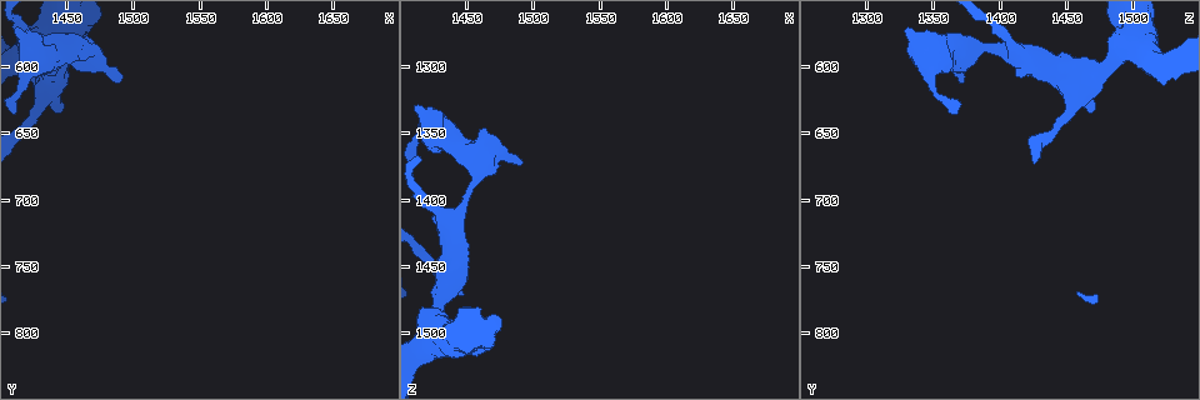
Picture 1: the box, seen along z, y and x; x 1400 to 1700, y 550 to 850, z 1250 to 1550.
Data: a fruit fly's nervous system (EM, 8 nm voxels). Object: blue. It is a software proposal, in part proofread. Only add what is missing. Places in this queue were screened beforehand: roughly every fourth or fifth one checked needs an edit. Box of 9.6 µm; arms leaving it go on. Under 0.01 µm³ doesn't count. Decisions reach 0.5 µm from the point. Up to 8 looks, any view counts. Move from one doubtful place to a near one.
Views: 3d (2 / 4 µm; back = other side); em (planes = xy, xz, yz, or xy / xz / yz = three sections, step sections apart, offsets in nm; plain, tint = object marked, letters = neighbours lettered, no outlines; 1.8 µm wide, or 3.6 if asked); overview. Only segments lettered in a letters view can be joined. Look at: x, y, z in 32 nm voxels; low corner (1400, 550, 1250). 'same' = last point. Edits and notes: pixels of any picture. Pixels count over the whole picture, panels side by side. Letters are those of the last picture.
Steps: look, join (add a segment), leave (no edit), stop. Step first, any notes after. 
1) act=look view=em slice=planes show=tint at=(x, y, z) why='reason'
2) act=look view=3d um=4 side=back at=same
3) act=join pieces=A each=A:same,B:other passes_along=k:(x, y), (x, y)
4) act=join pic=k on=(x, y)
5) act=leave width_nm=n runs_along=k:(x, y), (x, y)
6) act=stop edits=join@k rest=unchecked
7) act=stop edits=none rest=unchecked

act=look view=3d um=2 at=(1490, 614, 1372) why='branch stops here'

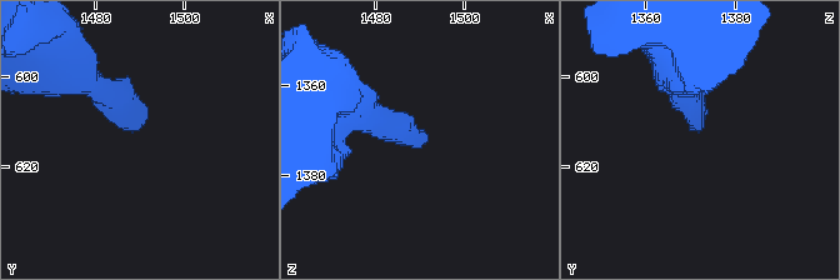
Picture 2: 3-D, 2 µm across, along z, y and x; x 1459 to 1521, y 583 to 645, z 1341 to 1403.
act=look view=em slice=planes show=letters at=(1489, 612, 1370) why='shape alone is not enough'

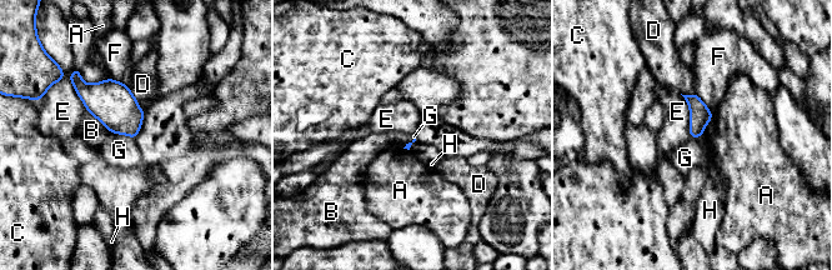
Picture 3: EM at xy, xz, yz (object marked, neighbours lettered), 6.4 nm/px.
act=leave each=A:other,B:other,C:other,D:other,E:other,F:other,G:other,H:other found='none of them fits'

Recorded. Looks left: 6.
act=look view=3d um=2 at=(1448, 634, 1470) why='branch stops here'

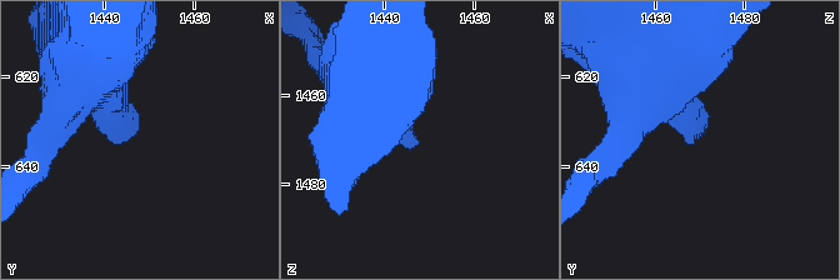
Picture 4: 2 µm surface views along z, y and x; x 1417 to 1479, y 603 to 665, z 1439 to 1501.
act=look view=em slice=planes show=plain at=(1447, 634, 1470) why='shape alone is not enough'

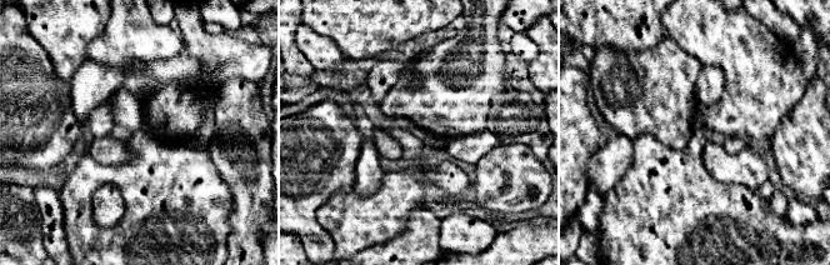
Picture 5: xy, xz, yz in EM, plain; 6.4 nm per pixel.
act=look view=em slice=planes show=letters at=same why='see the neighbours'

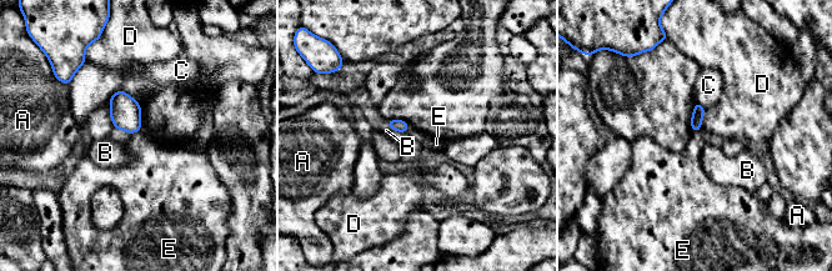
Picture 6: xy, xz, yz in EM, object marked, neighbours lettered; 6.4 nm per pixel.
act=leave longest_contact=C:170nm each=A:other,B:other,C:other,D:other,E:other border=6:(409, 124), (406, 133) found='no lettered segment goes on from it'

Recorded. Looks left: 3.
act=look view=3d um=4 side=back at=(1430, 586, 1492) why='thin neck'

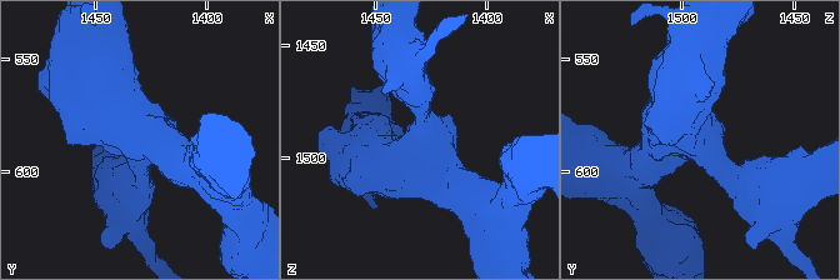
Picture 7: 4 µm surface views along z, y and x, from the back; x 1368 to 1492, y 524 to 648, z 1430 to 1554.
act=look view=em slice=yz step=4 show=tint at=(1428, 588, 1493)

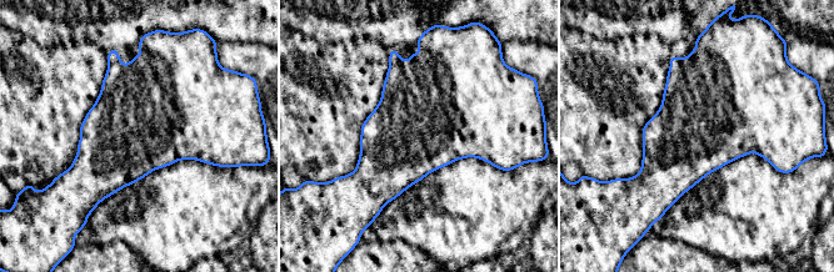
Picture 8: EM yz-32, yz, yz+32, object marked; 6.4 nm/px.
act=look view=em slice=planes show=letters at=same why='another direction'

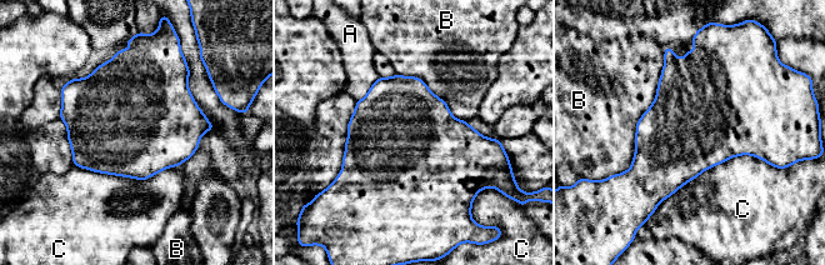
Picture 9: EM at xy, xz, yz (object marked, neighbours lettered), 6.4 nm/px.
act=leave width_nm=650 each=A:other,B:other,C:other border=9:(774, 166), (731, 156), (653, 211) found='none of them fits'

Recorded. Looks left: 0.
act=stop edits=none rest=unchecked

